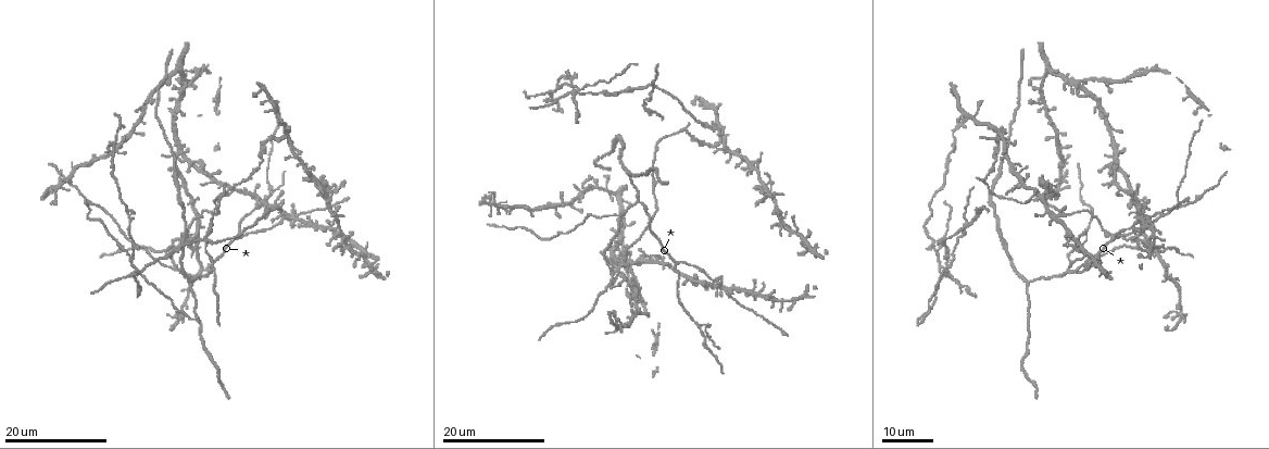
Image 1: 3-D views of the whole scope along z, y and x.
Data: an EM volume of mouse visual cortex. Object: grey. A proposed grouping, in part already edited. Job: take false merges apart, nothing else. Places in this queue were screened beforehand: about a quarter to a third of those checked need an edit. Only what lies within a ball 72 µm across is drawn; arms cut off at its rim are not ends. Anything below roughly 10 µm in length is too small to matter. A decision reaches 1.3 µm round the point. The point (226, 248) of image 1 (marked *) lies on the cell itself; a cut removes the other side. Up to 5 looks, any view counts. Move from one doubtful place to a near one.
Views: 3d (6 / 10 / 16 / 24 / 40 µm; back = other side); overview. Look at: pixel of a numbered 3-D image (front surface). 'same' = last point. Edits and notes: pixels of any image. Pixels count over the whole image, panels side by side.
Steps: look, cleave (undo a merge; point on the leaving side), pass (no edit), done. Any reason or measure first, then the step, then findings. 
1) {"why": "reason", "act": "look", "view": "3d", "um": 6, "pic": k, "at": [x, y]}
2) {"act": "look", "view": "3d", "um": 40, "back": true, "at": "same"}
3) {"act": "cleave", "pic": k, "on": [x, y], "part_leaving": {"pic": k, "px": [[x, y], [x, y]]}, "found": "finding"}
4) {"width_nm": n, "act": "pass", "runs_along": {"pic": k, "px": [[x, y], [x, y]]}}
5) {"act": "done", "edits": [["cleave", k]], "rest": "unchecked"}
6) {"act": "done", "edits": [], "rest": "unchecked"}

{"why": "three arms meet", "act": "look", "view": "3d", "um": 16, "pic": 1, "at": [674, 262]}

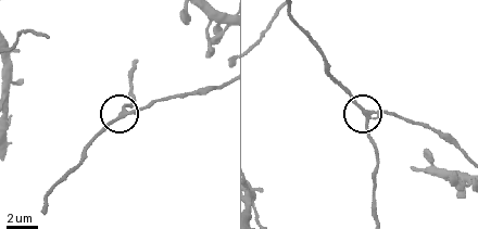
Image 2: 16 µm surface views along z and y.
{"act": "look", "view": "3d", "um": 10, "pic": 2, "at": [127, 113]}

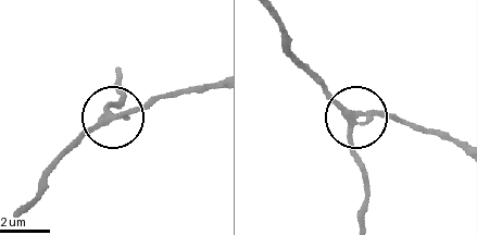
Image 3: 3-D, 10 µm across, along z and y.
{"arms": 3, "act": "pass", "runs_along": {"pic": 3, "px": [[55, 168], [90, 132], [110, 124], [110, 107], [122, 101]]}, "found": "all the same cell"}

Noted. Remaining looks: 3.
{"why": "two arms in line, one across", "act": "look", "view": "3d", "um": 24, "pic": 1, "at": [700, 327]}

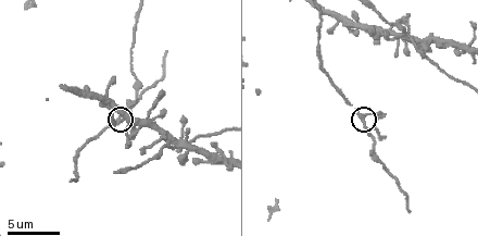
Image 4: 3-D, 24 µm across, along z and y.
{"why": "closer look", "act": "look", "view": "3d", "um": 6, "pic": 4, "at": [117, 121]}

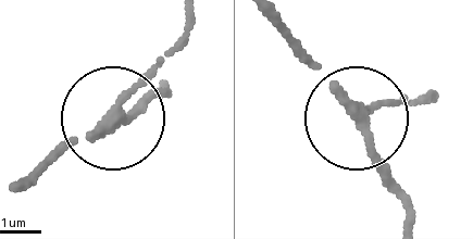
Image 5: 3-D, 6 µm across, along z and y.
{"act": "pass", "runs_along": {"pic": 5, "px": [[22, 185], [153, 98]]}, "found": "continuous, no second cell"}

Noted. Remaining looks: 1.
{"why": "branch point", "act": "look", "view": "3d", "um": 16, "pic": 4, "at": [178, 150]}

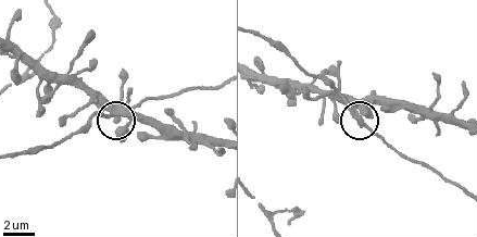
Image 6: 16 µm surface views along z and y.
{"arms": 3, "act": "pass", "runs_along": {"pic": 6, "px": [[258, 32], [319, 77], [389, 146]]}, "found": "continuous, no second cell"}

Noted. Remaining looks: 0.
{"act": "done", "edits": [], "rest": "unchecked"}

